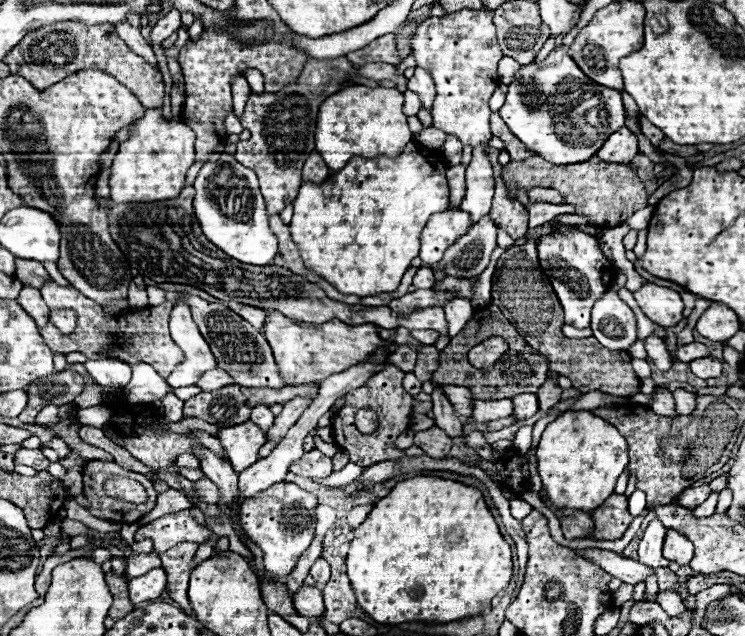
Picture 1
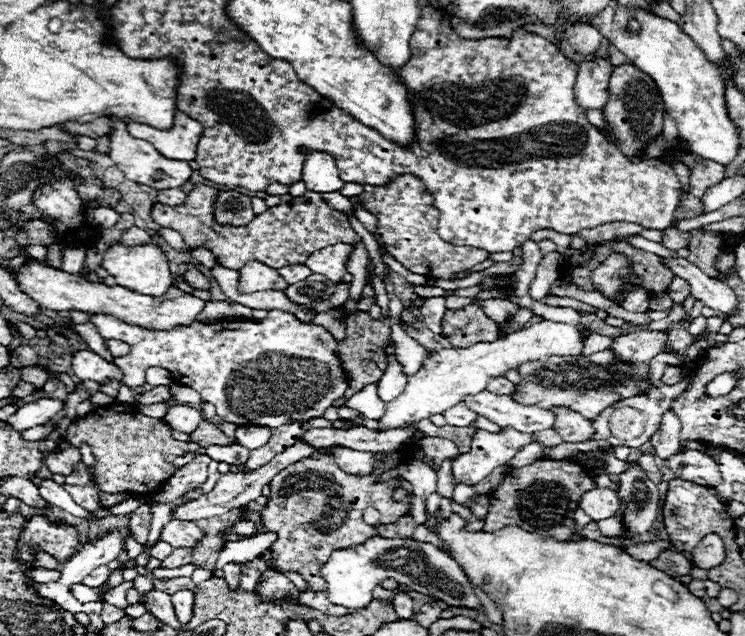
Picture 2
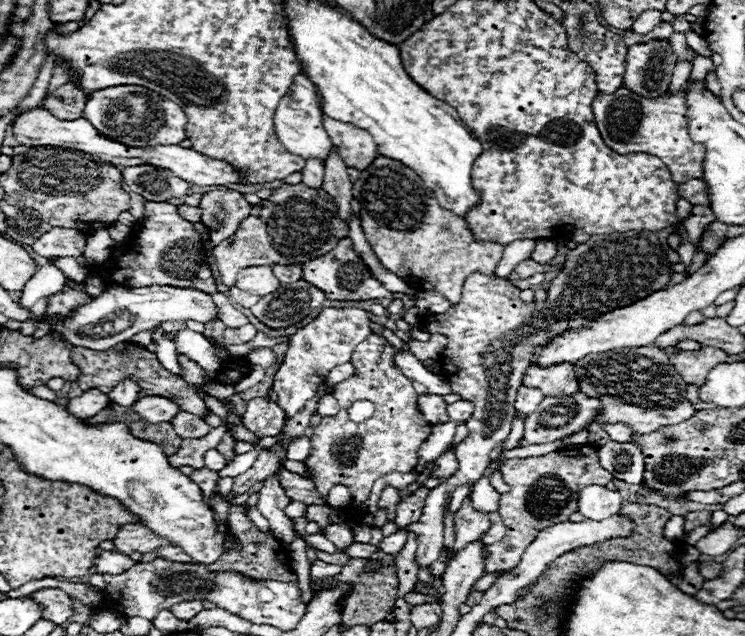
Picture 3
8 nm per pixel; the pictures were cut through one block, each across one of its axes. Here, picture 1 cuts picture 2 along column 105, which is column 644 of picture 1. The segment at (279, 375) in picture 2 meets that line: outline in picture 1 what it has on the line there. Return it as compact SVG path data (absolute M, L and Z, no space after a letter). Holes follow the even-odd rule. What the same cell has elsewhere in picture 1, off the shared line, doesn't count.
M638 306L634 308L634 312L636 312L636 320L638 320L638 338L648 338L654 330L658 332L660 338L664 338L664 328L662 326L656 326L650 318L646 318Z

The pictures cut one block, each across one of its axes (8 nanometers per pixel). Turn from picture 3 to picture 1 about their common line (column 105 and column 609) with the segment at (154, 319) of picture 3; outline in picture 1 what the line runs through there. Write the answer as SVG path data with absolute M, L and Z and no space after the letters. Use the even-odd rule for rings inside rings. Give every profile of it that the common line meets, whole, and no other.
M618 274L614 284L592 308L594 338L608 350L628 350L638 340L636 316L630 306L618 298L618 290L626 279L624 274Z

